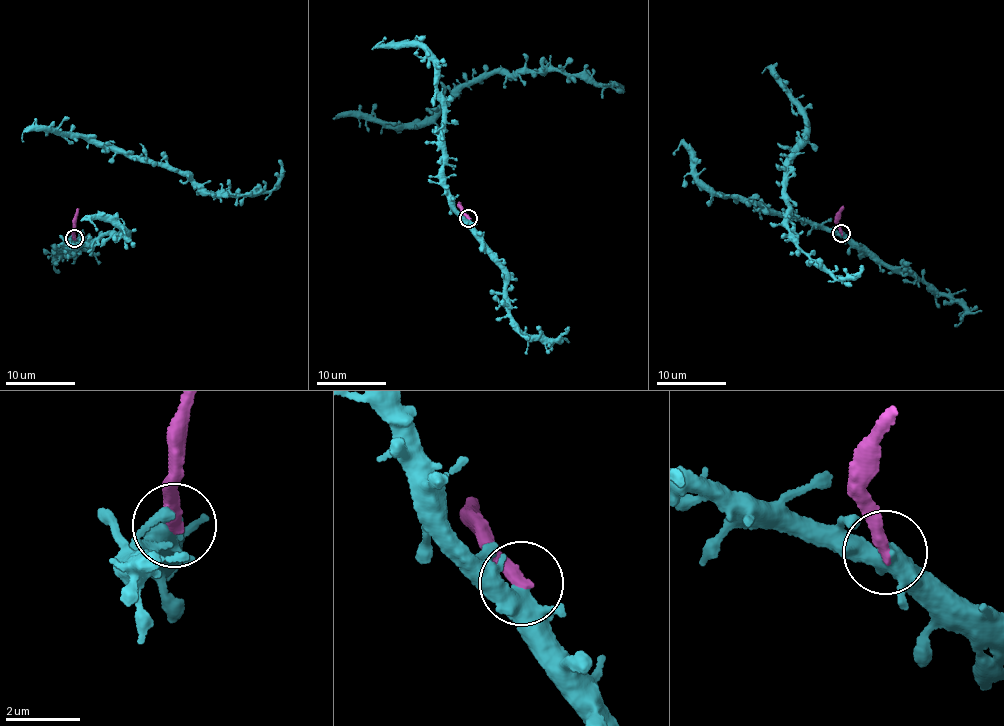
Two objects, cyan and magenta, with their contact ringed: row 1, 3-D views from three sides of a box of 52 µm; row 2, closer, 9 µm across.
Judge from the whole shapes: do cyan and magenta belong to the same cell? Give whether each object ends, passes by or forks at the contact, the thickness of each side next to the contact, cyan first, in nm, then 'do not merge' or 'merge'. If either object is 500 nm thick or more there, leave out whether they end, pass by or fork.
cyan forks; magenta ends; calibres 360 and 360 nm; do not merge

